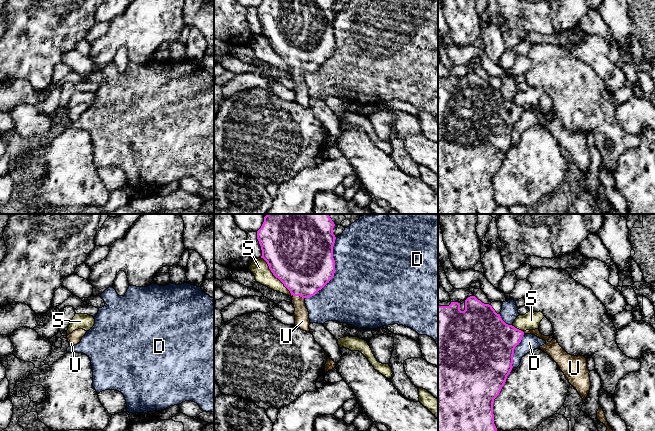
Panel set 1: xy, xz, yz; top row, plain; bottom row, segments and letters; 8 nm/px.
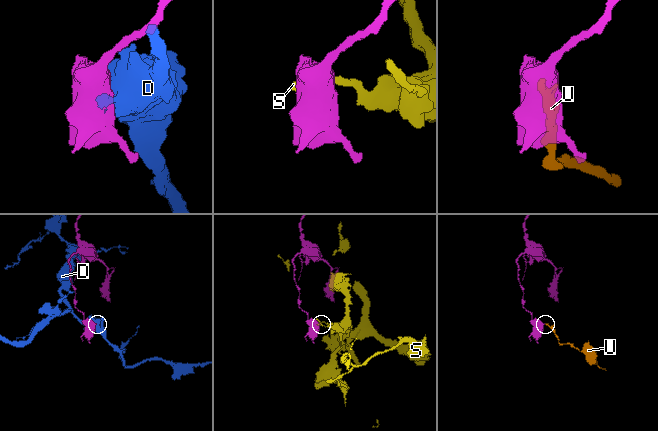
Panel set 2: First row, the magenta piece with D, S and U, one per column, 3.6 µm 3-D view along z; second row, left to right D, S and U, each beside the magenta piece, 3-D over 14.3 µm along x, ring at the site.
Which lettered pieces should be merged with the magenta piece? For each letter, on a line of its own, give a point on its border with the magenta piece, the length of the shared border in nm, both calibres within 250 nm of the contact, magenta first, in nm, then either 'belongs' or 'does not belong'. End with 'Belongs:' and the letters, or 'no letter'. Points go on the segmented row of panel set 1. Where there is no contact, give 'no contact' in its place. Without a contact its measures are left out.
D: contact xz (334, 271); length 550 nm; calibres 480 and 500 nm; does not belong
S: contact xz (275, 276); length 400 nm; calibres 500 and 140 nm; does not belong
U: contact xz (299, 295); length 100 nm; calibres 460 and 120 nm; belongs
Belongs: U

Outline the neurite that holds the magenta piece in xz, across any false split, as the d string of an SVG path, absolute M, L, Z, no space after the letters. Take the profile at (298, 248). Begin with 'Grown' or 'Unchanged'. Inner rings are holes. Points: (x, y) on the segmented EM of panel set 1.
Grown. M267 214L257 239L262 256L273 275L290 291L295 311L295 326L310 332L309 312L305 299L314 296L333 278L335 260L333 246L335 224L328 214Z

